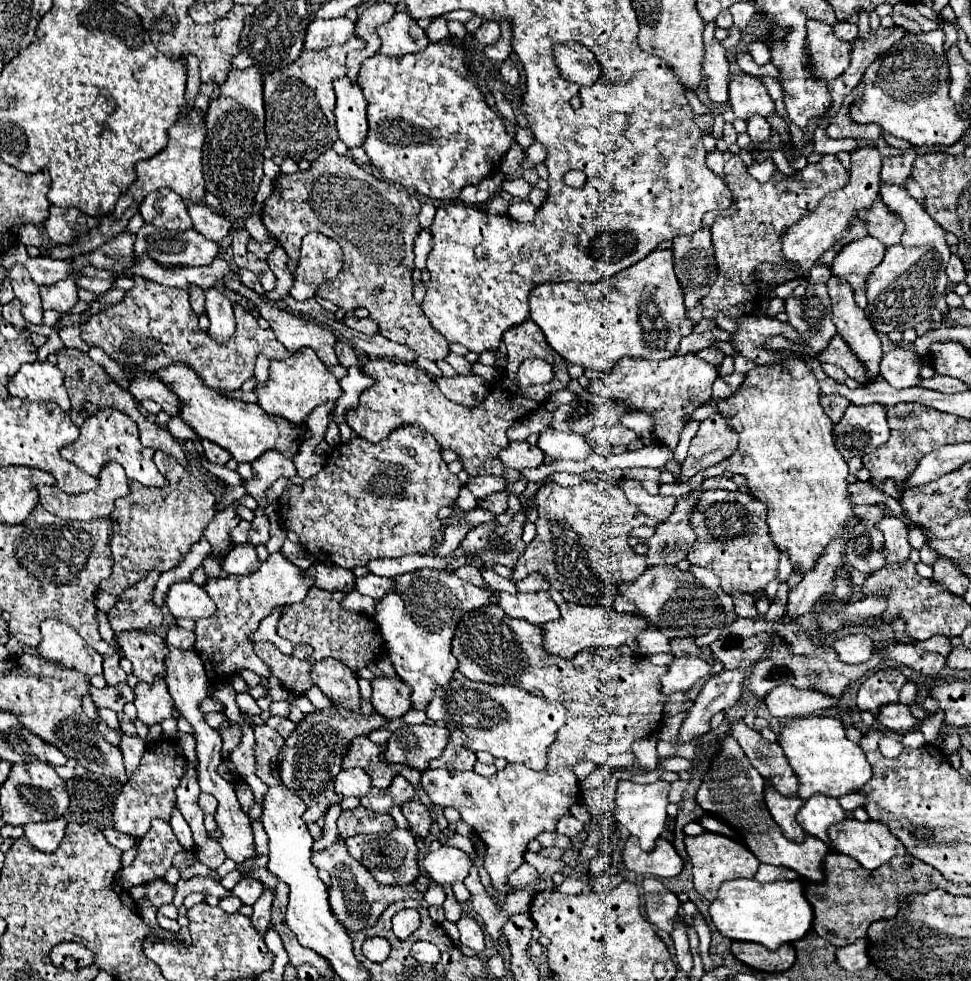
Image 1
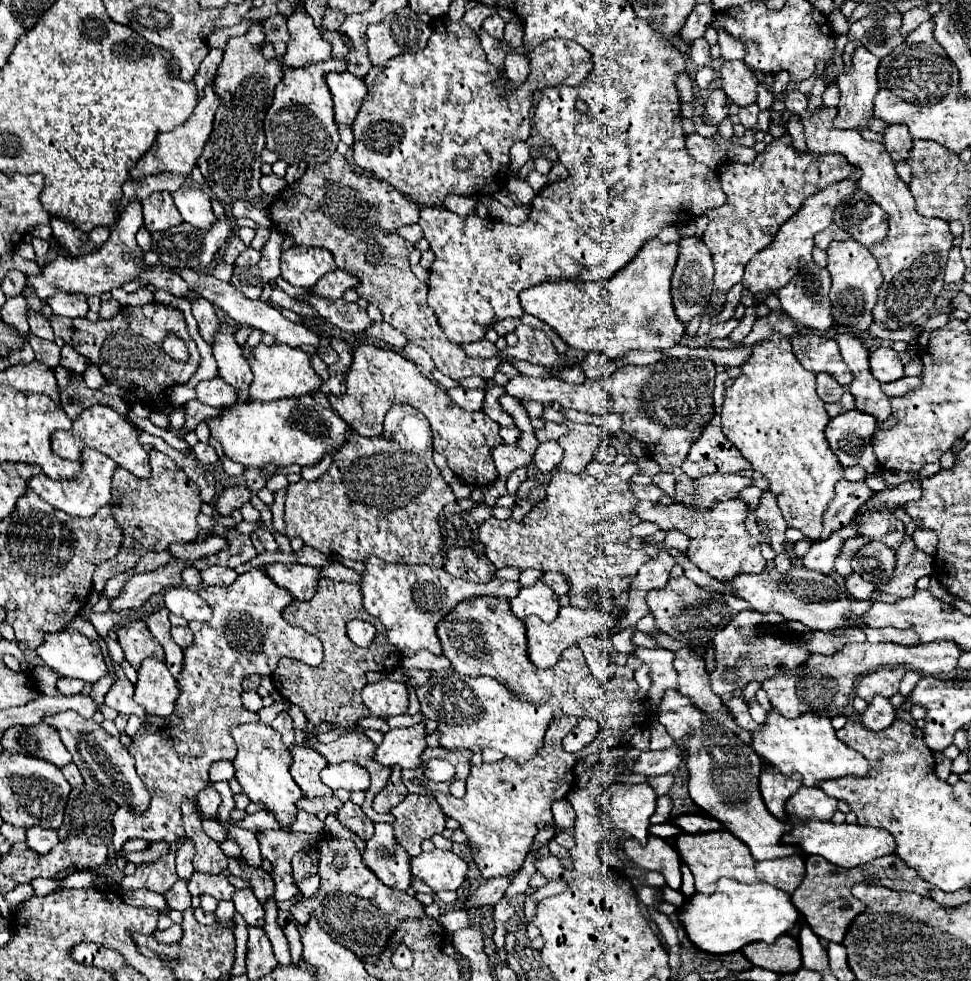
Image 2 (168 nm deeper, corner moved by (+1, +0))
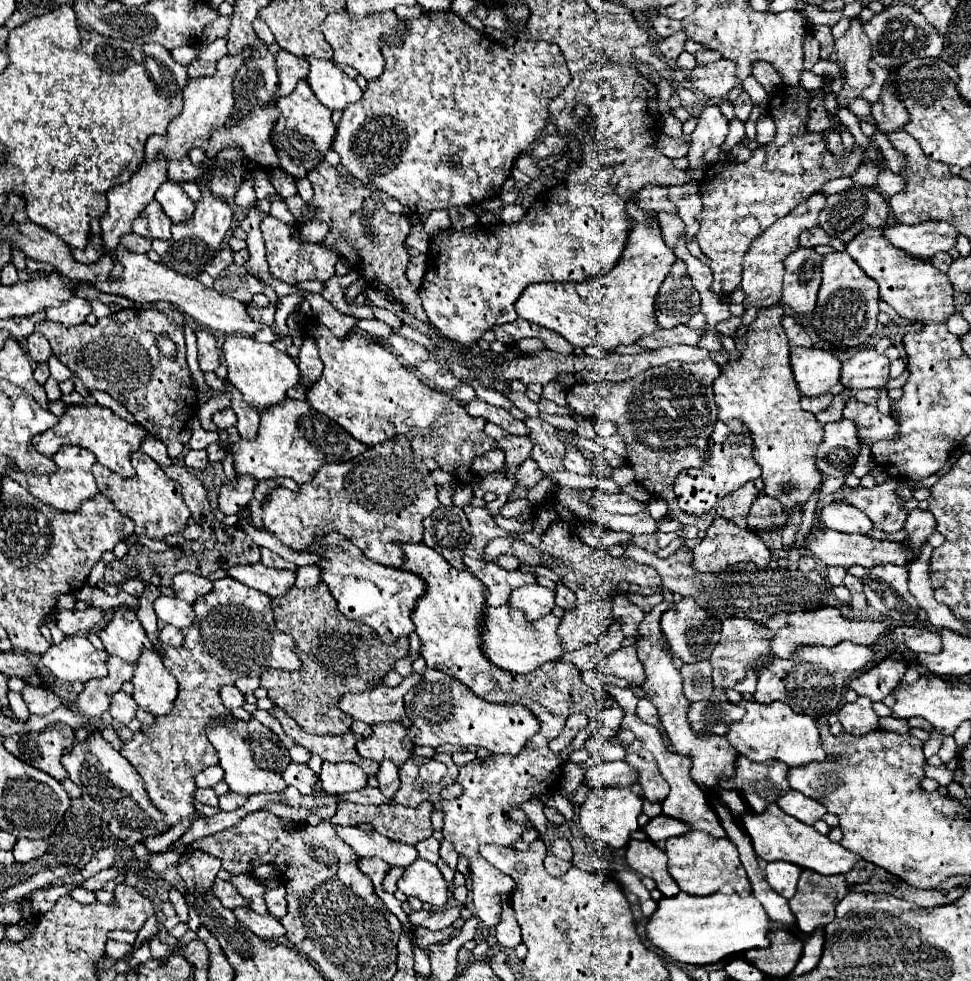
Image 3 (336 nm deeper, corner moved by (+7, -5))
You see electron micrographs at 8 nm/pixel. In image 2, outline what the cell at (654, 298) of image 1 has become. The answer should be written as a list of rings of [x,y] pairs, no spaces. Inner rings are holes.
[[[653,238],[629,266],[603,282],[557,280],[541,282],[521,292],[527,314],[551,326],[569,348],[601,352],[609,360],[621,360],[631,350],[663,350],[679,344],[685,324],[677,318],[671,298],[671,274],[677,260],[677,242],[663,244]]]

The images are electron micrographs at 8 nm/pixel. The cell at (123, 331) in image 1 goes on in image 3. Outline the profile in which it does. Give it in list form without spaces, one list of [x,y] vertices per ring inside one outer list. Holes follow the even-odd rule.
[[[121,309],[109,317],[99,319],[95,325],[79,325],[79,327],[63,327],[59,323],[43,321],[35,327],[35,331],[43,333],[51,343],[53,355],[73,371],[87,389],[105,391],[121,405],[125,405],[137,419],[137,423],[153,437],[157,437],[165,447],[171,459],[179,459],[183,455],[185,445],[179,441],[179,433],[187,427],[187,423],[195,417],[195,409],[199,403],[199,393],[195,393],[195,385],[191,379],[191,371],[185,361],[185,339],[183,339],[183,325],[173,323],[165,313],[155,309]],[[167,335],[177,345],[177,357],[165,357],[157,347],[157,337]]]

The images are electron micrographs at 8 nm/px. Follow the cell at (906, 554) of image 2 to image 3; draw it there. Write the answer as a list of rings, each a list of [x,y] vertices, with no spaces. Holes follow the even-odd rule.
[[[913,509],[913,511],[909,511],[907,523],[905,523],[905,531],[909,533],[905,543],[907,545],[915,545],[915,549],[921,549],[923,541],[935,531],[935,517],[929,515],[929,511]]]

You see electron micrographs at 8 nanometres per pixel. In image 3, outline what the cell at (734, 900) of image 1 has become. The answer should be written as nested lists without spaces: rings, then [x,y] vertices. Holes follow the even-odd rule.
[[[723,885],[719,891],[705,897],[695,897],[683,891],[675,897],[661,897],[655,913],[647,919],[645,935],[651,947],[673,961],[709,965],[735,953],[767,947],[769,929],[771,919],[753,895],[739,897],[731,885]]]

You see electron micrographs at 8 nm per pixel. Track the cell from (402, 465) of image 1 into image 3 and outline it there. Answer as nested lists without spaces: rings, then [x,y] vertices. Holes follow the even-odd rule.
[[[395,437],[381,445],[371,445],[363,455],[349,463],[327,463],[323,465],[311,483],[301,485],[299,491],[289,491],[285,487],[275,489],[263,507],[263,525],[267,531],[277,535],[283,545],[301,551],[311,543],[321,539],[331,531],[343,533],[353,545],[357,545],[367,559],[383,563],[387,567],[399,567],[403,563],[403,551],[397,543],[419,543],[423,537],[423,521],[439,507],[437,485],[423,465],[423,461],[413,455],[405,437]]]

